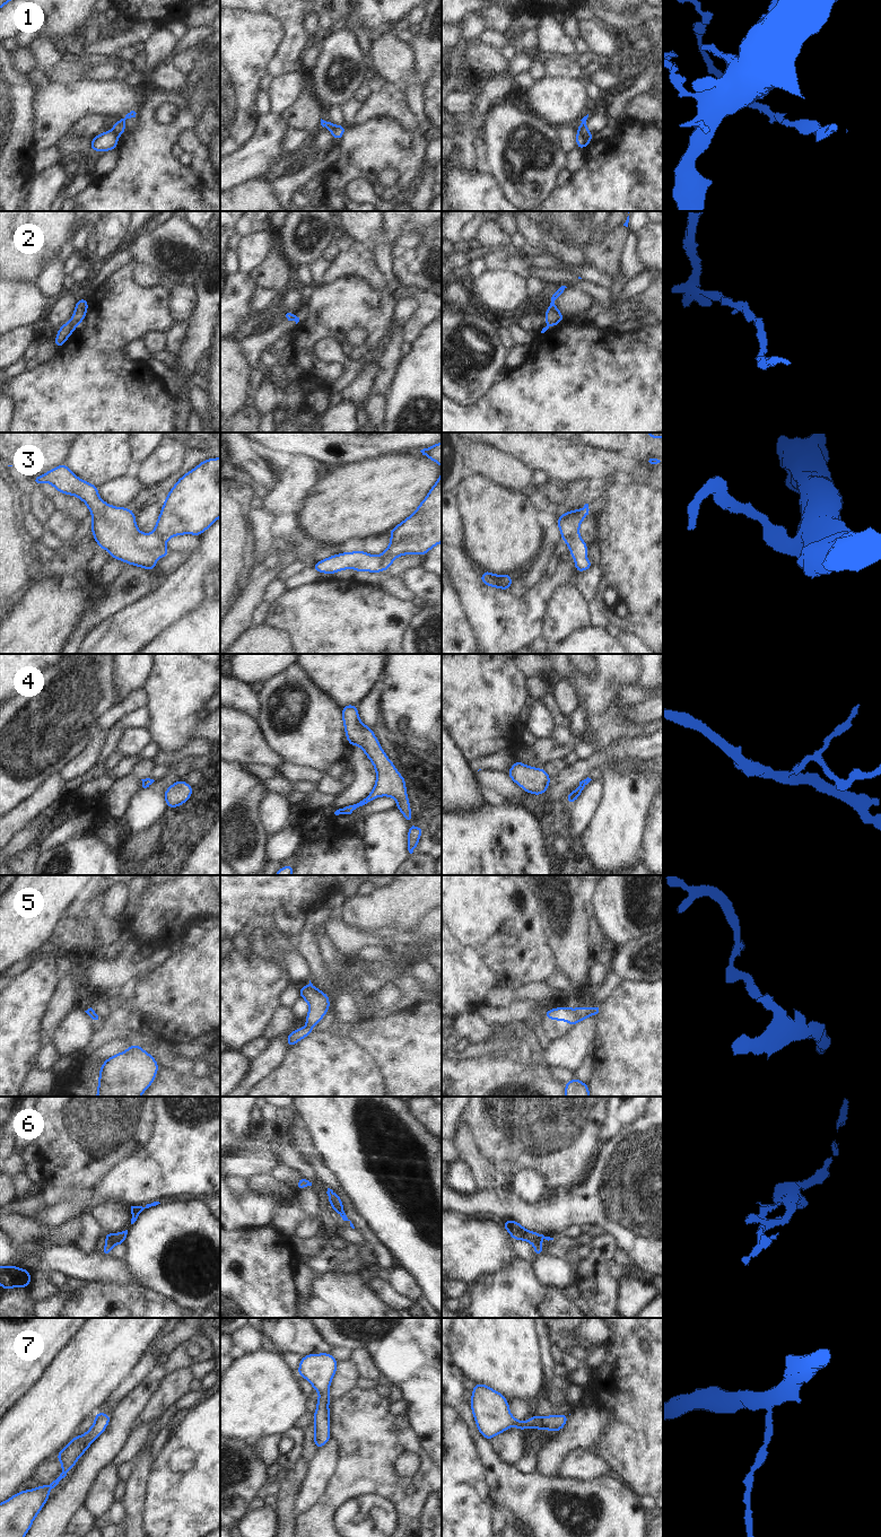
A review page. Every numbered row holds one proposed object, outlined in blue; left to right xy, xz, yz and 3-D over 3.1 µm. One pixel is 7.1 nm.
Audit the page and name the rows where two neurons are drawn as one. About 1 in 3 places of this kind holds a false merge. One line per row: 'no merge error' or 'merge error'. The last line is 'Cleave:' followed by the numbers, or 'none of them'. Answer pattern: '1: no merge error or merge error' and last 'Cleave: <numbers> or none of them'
1: merge error
2: no merge error
3: merge error
4: no merge error
5: no merge error
6: no merge error
7: no merge error
Cleave: 1, 3

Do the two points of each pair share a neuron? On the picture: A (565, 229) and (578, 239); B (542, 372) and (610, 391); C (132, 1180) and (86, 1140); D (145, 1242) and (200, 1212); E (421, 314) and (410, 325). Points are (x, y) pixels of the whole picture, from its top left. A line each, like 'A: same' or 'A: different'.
A: same
B: same
C: different
D: same
E: same

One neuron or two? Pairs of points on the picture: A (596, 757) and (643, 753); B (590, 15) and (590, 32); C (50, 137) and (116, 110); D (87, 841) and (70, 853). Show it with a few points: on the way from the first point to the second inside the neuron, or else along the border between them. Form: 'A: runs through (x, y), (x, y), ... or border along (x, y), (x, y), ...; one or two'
A: runs through (608, 757), (613, 752), (631, 752); one
B: border along (593, 18), (578, 22); two
C: runs through (64, 120), (77, 107), (99, 107); one
D: runs through (83, 846), (75, 853); one

